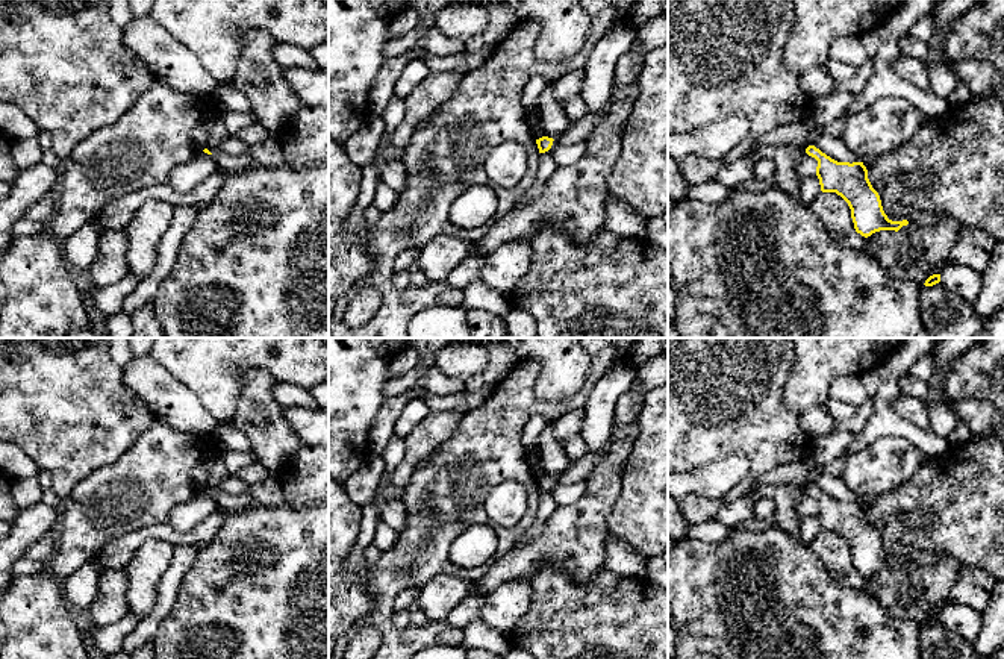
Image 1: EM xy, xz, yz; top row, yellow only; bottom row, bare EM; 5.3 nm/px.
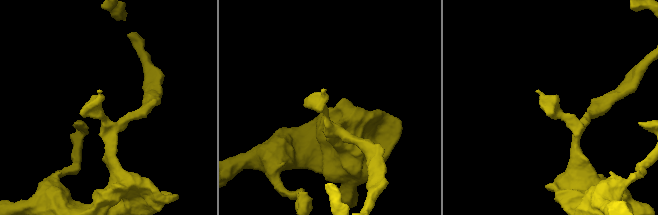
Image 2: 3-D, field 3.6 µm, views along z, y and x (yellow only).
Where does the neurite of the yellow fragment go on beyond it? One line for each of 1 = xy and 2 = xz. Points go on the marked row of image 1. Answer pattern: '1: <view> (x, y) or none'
1: none
2: none

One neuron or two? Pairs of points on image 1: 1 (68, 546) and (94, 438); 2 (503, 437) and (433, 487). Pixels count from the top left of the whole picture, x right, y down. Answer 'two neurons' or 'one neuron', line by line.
1: two neurons
2: one neuron

